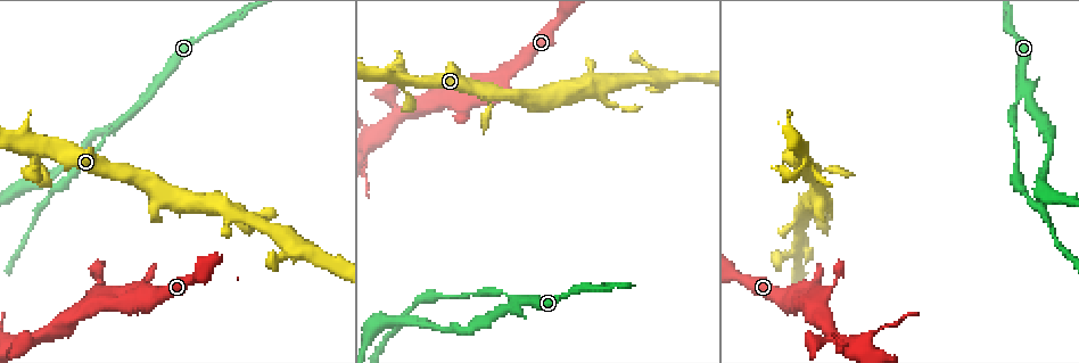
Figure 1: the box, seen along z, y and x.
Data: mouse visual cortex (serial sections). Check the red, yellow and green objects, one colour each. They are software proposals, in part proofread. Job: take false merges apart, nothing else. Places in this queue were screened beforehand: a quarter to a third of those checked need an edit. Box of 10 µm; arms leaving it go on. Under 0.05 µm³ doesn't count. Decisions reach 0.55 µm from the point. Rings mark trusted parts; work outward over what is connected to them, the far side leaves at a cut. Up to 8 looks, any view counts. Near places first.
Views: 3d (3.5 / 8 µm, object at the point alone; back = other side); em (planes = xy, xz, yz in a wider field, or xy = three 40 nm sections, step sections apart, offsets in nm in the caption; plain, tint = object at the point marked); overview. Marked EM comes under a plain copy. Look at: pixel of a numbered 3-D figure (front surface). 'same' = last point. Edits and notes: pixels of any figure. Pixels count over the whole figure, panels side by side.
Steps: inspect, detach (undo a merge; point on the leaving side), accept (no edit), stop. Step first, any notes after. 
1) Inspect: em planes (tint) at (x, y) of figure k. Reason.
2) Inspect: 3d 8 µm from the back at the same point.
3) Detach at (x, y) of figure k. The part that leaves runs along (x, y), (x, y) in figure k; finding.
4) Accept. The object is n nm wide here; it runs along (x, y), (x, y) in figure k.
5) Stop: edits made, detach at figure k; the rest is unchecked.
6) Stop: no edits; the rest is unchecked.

Inspect: 3d 8 µm at (506, 295) of figure 1. Narrows sharply.

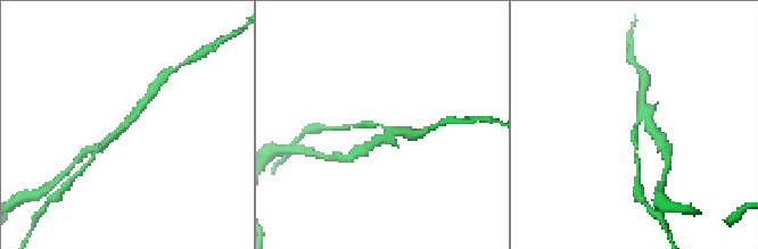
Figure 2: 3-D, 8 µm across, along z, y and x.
Inspect: 3d 3.5 µm at the same point. Closer look.

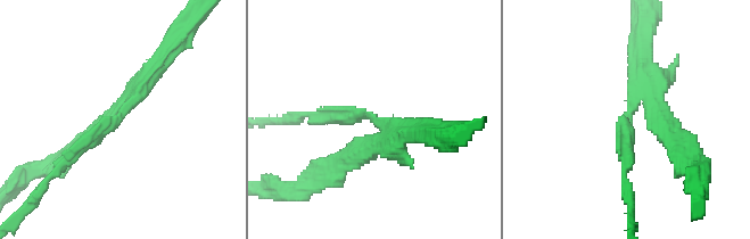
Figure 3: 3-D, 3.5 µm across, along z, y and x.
Inspect: em xy step 5 (tint) at (114, 122) of figure 3. The arms are 200, 200 nm wide.

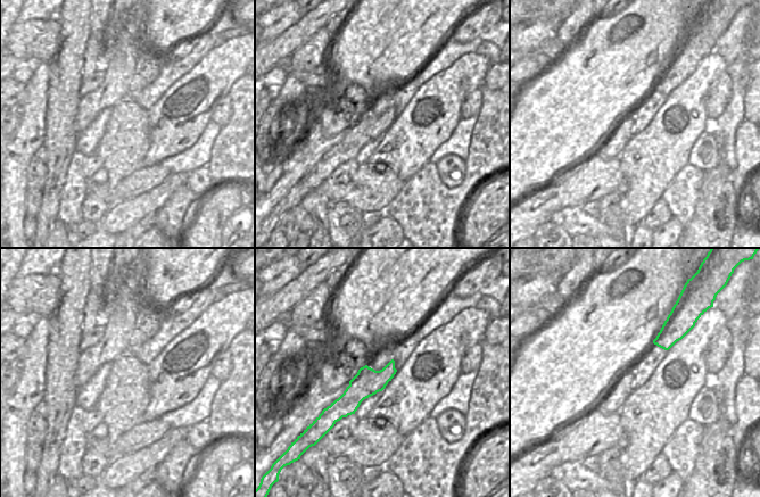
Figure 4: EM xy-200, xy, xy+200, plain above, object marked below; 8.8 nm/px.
Detach at (354, 149) of figure 3. The part that leaves runs along (385, 147), (312, 176) in figure 3; a second cell is stuck on.

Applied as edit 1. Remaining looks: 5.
Inspect: overview. Redraw.

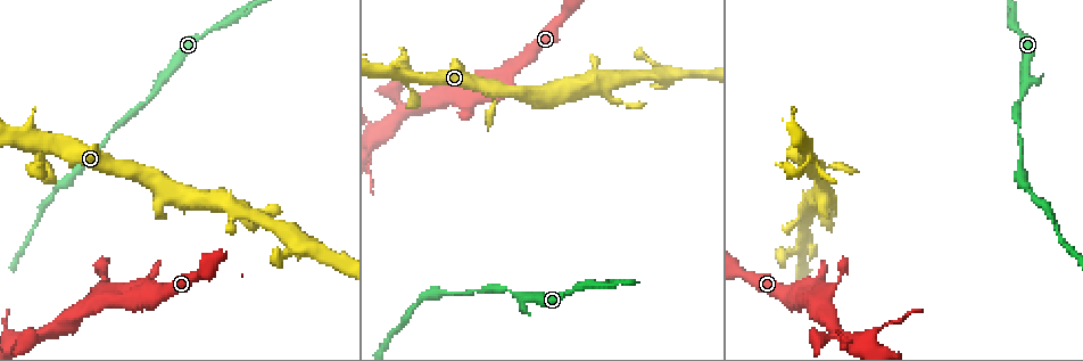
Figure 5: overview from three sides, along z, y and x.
Inspect: 3d 3.5 µm from the back at (663, 73) of figure 5. Branch point.

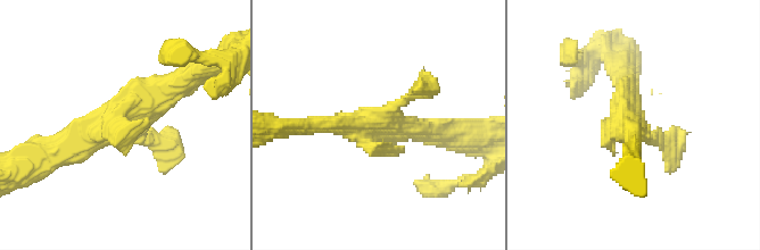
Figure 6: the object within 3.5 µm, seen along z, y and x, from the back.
Inspect: em planes (tint) at (124, 115) of figure 6.

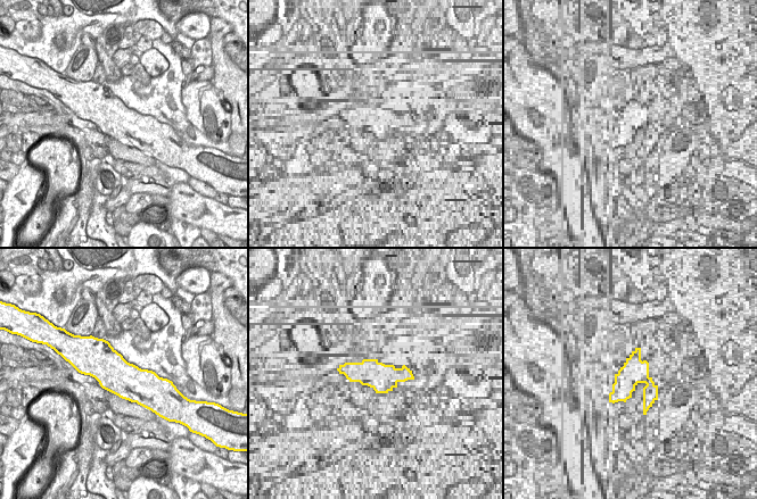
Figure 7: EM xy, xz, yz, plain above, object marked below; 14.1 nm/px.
Inspect: em xy step 3 (tint) at the same point. Cut it another way.

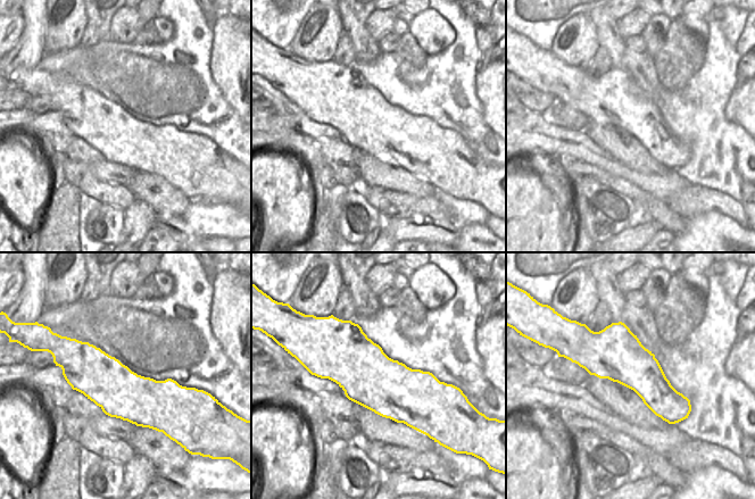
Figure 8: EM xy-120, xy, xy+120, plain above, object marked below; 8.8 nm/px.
Accept. The object is 500 nm wide here; it runs along (187, 78), (57, 151) in figure 6; all the same cell.

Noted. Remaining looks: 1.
Stop: edits made, detach at figure 3; the rest is unchecked.

